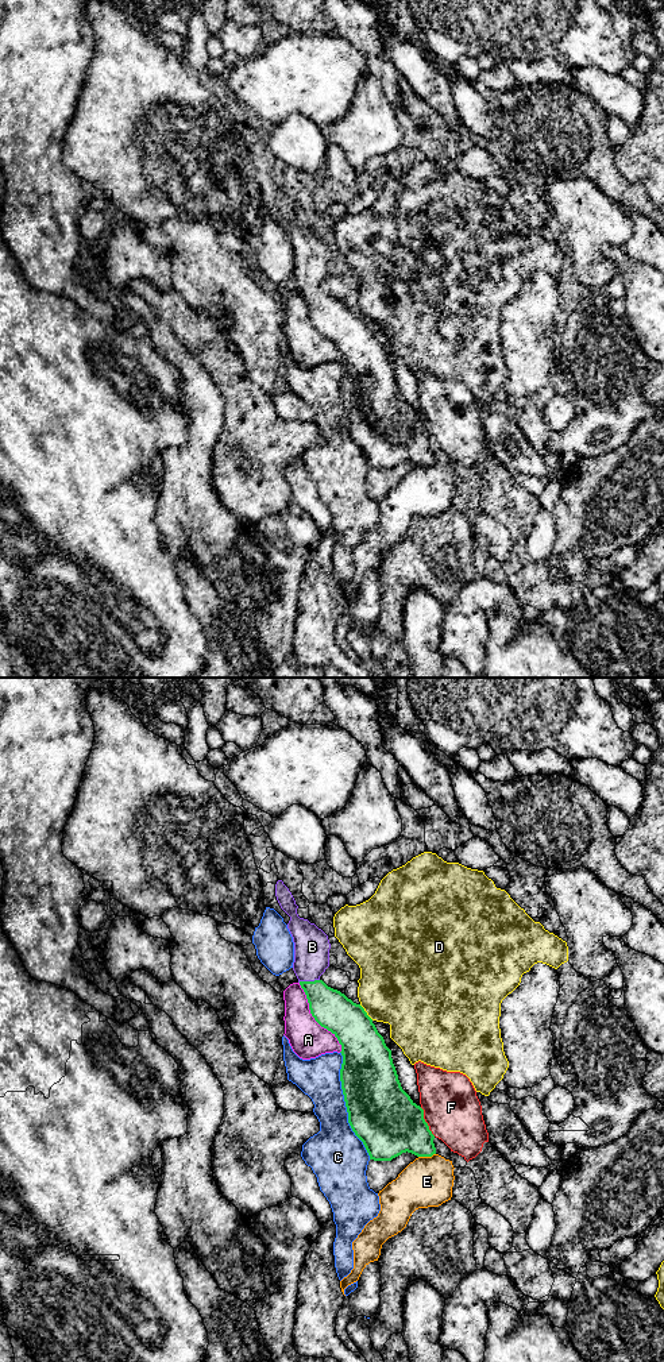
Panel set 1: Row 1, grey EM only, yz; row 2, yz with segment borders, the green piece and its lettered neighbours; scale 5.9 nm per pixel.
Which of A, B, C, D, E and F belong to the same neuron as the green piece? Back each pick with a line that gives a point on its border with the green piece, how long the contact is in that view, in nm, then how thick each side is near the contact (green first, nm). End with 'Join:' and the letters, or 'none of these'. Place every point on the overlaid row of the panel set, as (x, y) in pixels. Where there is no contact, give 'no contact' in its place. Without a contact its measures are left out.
B: yz (308, 982) | 130 nm | 240/220 nm
Join: B

